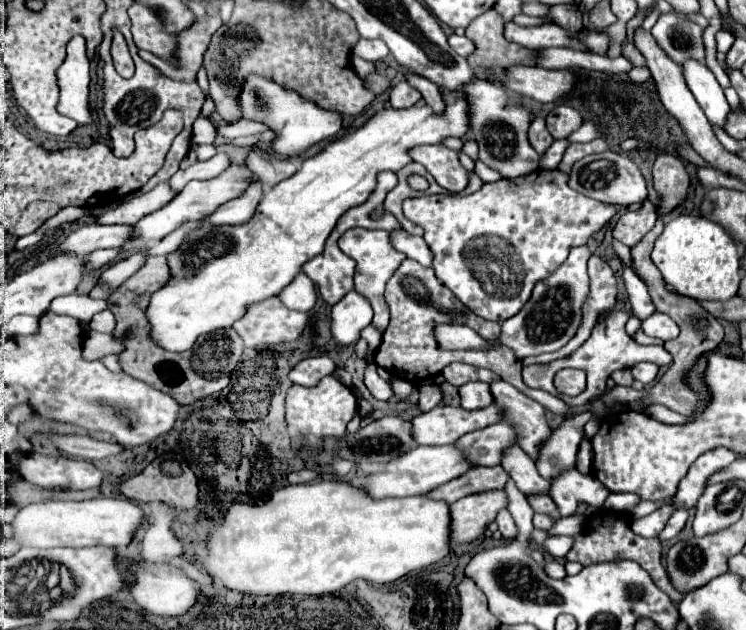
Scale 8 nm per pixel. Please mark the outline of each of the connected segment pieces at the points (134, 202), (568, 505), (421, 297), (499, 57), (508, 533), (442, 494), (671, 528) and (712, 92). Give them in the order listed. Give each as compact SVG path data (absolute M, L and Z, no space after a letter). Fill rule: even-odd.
M160 183L152 191L140 195L140 197L124 199L114 207L112 205L104 207L104 211L100 215L96 215L96 223L98 225L134 225L144 215L164 207L172 197L174 197L174 193L168 187L168 183Z
M566 469L566 473L560 473L550 481L548 495L554 499L560 515L568 517L576 511L580 501L592 507L602 507L610 491L600 481L596 481L596 477L586 477L574 469Z
M406 259L396 269L394 277L388 281L384 297L386 297L386 303L390 307L390 325L386 327L386 331L382 335L382 343L374 355L374 361L376 361L376 365L384 367L392 375L406 379L406 381L412 381L412 383L418 383L418 381L424 381L432 375L438 375L448 363L460 361L460 363L468 363L468 365L476 365L476 367L484 367L484 369L494 371L504 381L508 381L516 389L524 391L528 397L532 397L534 401L538 401L540 405L550 409L552 413L566 415L570 411L554 395L544 393L544 391L536 391L536 389L530 389L528 385L524 385L522 375L520 375L522 361L512 353L512 349L504 349L504 345L500 345L500 323L484 321L482 317L476 317L476 313L472 313L460 299L454 297L454 293L448 287L444 287L436 279L432 267L424 267L418 261ZM440 323L468 325L480 337L484 337L484 341L488 341L492 345L492 349L444 351L444 349L440 349L440 345L436 345L436 337L434 337L434 329Z
M494 9L482 13L466 27L466 37L476 43L476 49L468 57L468 61L478 77L484 77L486 69L492 65L534 65L536 51L524 49L516 43L508 43L502 31L504 21Z
M500 509L500 515L496 517L498 529L502 531L504 537L516 537L516 523L512 519L512 515L508 513L508 509Z
M502 465L496 467L472 467L468 473L432 489L426 497L446 501L448 505L458 501L460 497L472 495L472 493L484 493L492 489L504 489L508 481L508 473L502 469Z
M686 509L674 511L674 513L672 513L672 517L670 517L670 521L668 521L668 525L666 525L666 529L660 533L660 537L658 537L658 539L660 539L660 541L666 541L666 539L676 537L676 535L682 531L682 527L684 527L686 519L688 519L688 511L686 511Z
M684 61L682 75L690 93L704 109L708 121L722 127L726 121L726 115L730 113L730 105L726 103L722 87L716 81L714 73L700 61Z

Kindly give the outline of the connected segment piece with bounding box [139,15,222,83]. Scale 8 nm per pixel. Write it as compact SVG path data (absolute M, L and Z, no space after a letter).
M216 15L216 17L196 19L190 29L180 33L180 37L178 37L178 61L180 61L180 67L172 67L170 63L148 51L139 50L139 55L172 81L194 82L196 73L198 73L198 69L202 65L202 57L204 57L204 53L206 53L206 49L210 45L210 37L214 35L214 31L220 25L222 25L222 21Z

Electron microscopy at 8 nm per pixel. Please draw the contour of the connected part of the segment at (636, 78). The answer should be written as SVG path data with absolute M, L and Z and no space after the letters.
M638 67L638 69L630 69L630 71L628 71L628 79L626 79L626 81L632 81L632 85L638 87L638 85L644 83L648 77L650 77L650 71L648 71L646 67L642 67L642 69Z

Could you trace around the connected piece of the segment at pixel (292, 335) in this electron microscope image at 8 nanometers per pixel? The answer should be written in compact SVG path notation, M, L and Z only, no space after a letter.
M278 297L252 305L246 315L234 323L234 329L244 339L246 347L270 349L278 343L294 341L308 323L306 313L288 311Z

